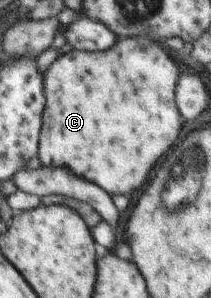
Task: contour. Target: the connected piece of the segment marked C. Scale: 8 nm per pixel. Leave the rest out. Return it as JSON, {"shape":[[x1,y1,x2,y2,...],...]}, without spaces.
{"shape":[[133,38,119,40,113,50,85,52,72,50,59,56,44,73,45,110,38,140,37,157,42,166,73,168,73,174,87,178,111,196,130,196,139,190,157,160,173,146,181,134,181,120,173,104,173,90,180,77,175,53,167,50,162,42,139,48]]}

